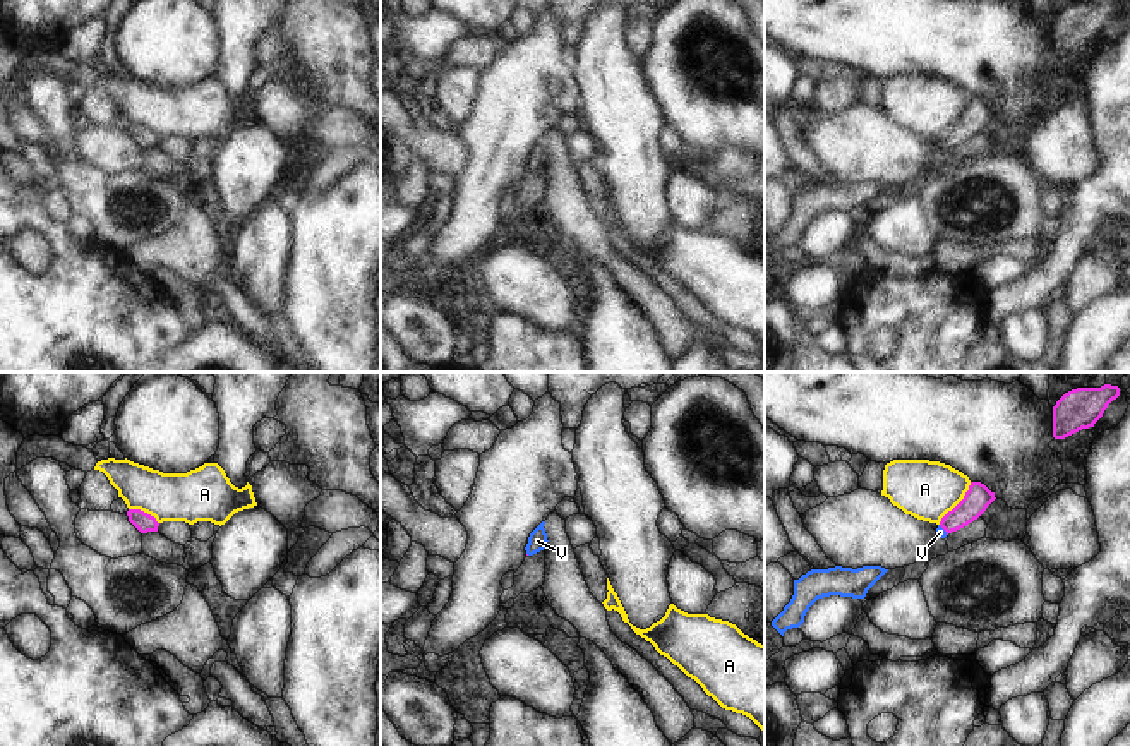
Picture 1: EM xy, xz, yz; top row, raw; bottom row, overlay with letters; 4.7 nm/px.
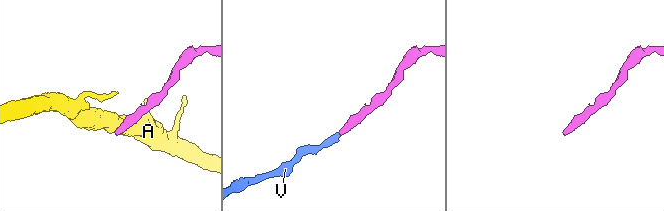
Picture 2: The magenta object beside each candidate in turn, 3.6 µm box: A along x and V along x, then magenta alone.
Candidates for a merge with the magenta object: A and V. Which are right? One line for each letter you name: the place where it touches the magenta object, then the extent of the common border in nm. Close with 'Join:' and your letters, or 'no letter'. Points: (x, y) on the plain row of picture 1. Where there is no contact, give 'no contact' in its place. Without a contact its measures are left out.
V: contact yz (943, 144); length 60 nm
Join: V

